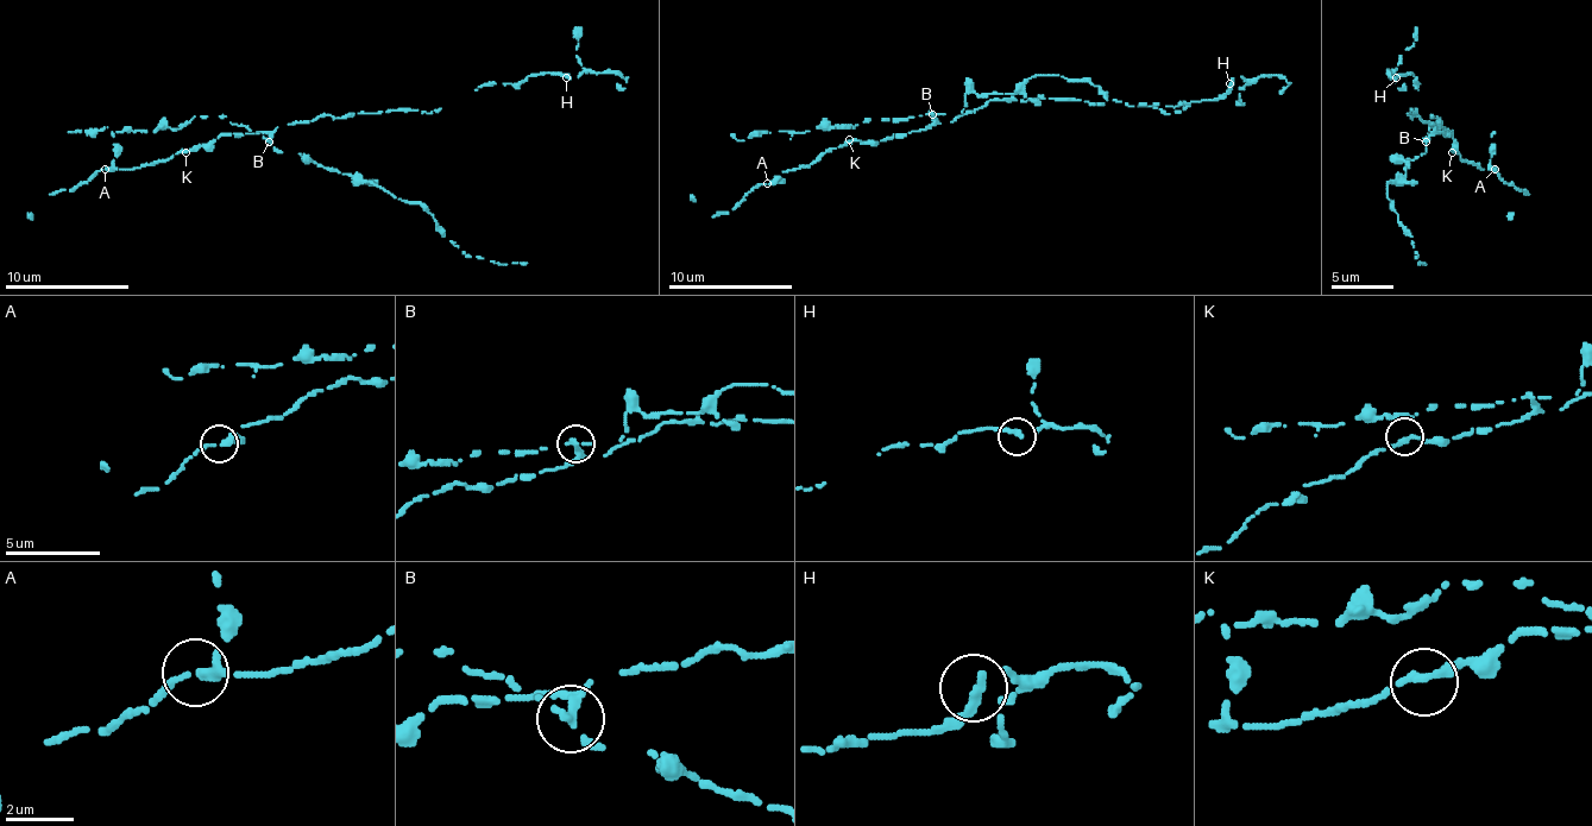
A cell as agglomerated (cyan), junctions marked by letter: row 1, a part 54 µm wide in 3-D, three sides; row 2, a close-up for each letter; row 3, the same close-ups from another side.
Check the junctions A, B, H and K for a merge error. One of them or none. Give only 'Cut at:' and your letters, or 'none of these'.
Cut at: B

